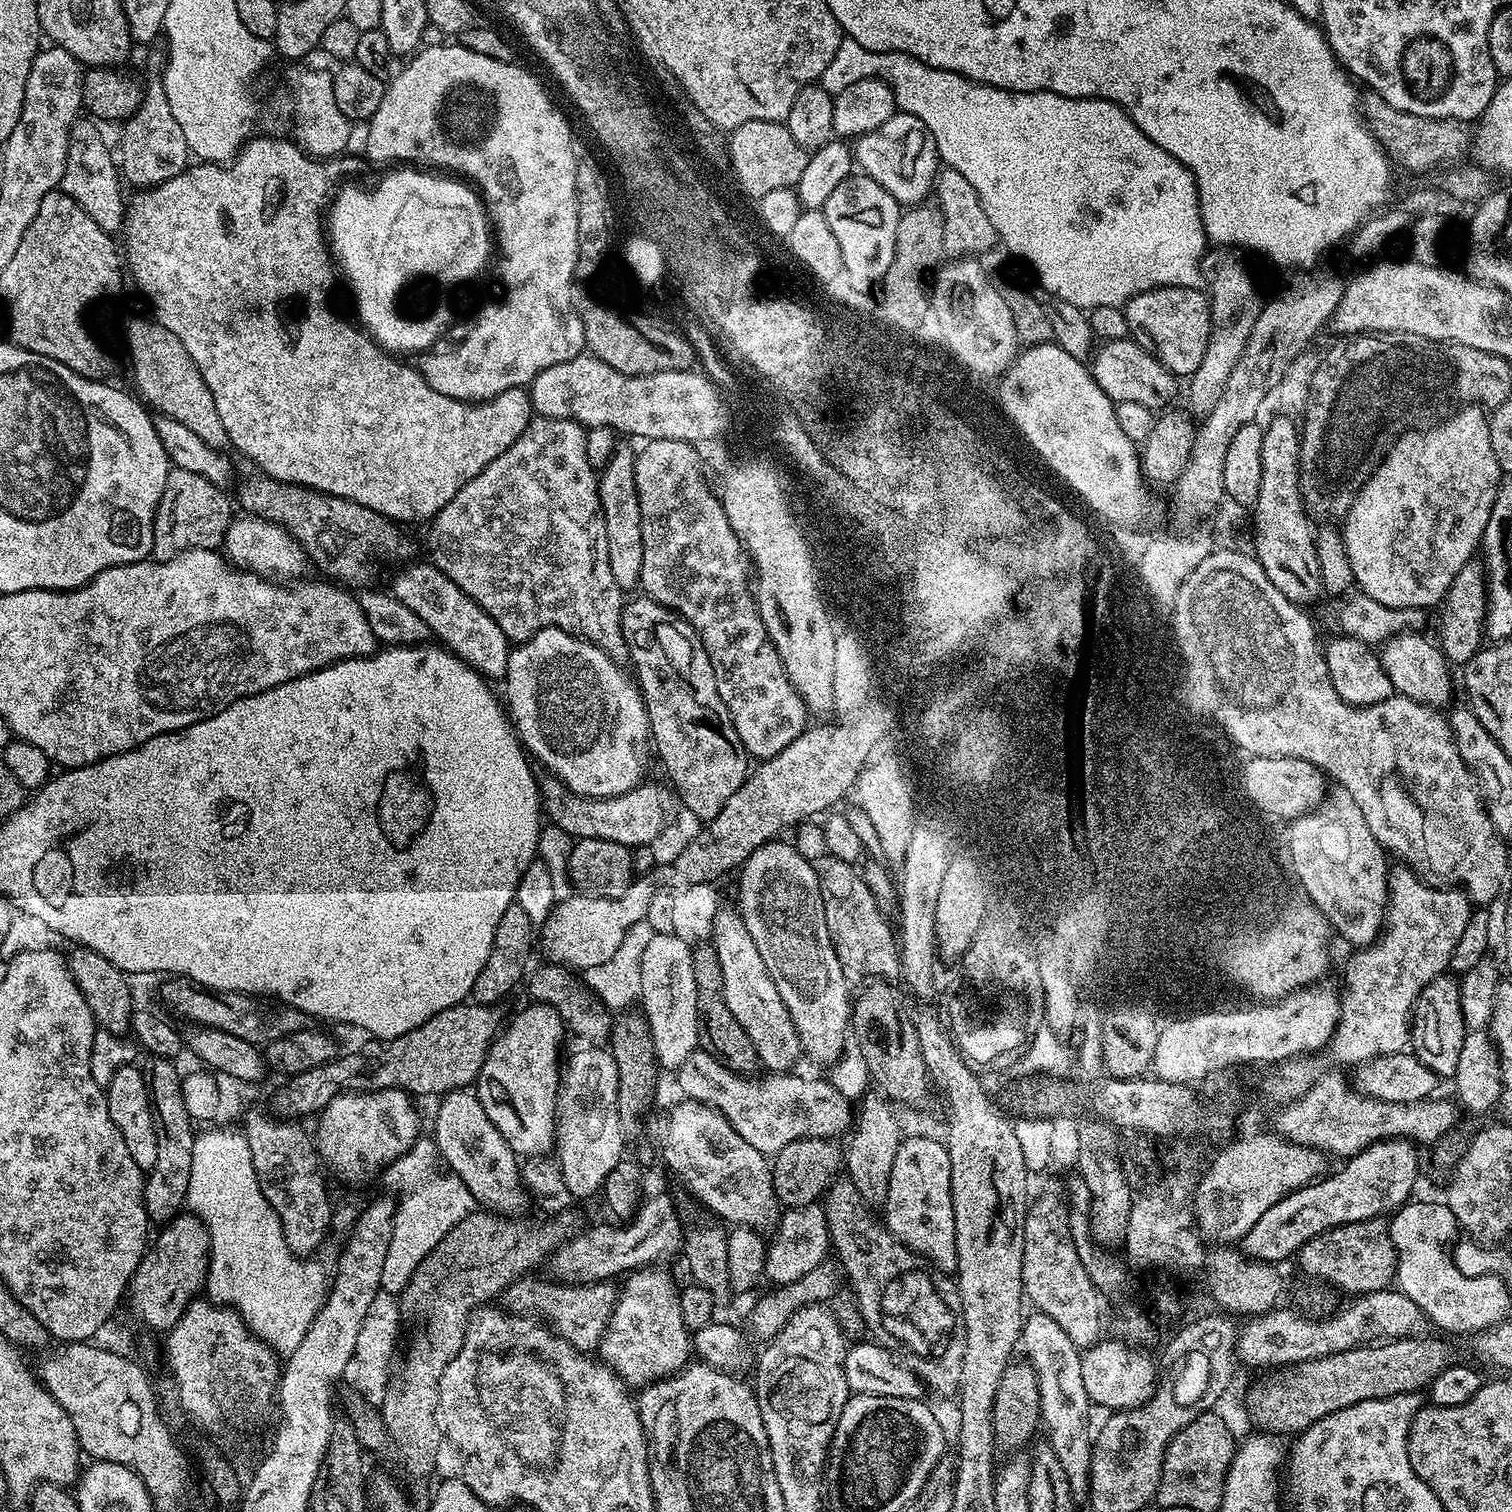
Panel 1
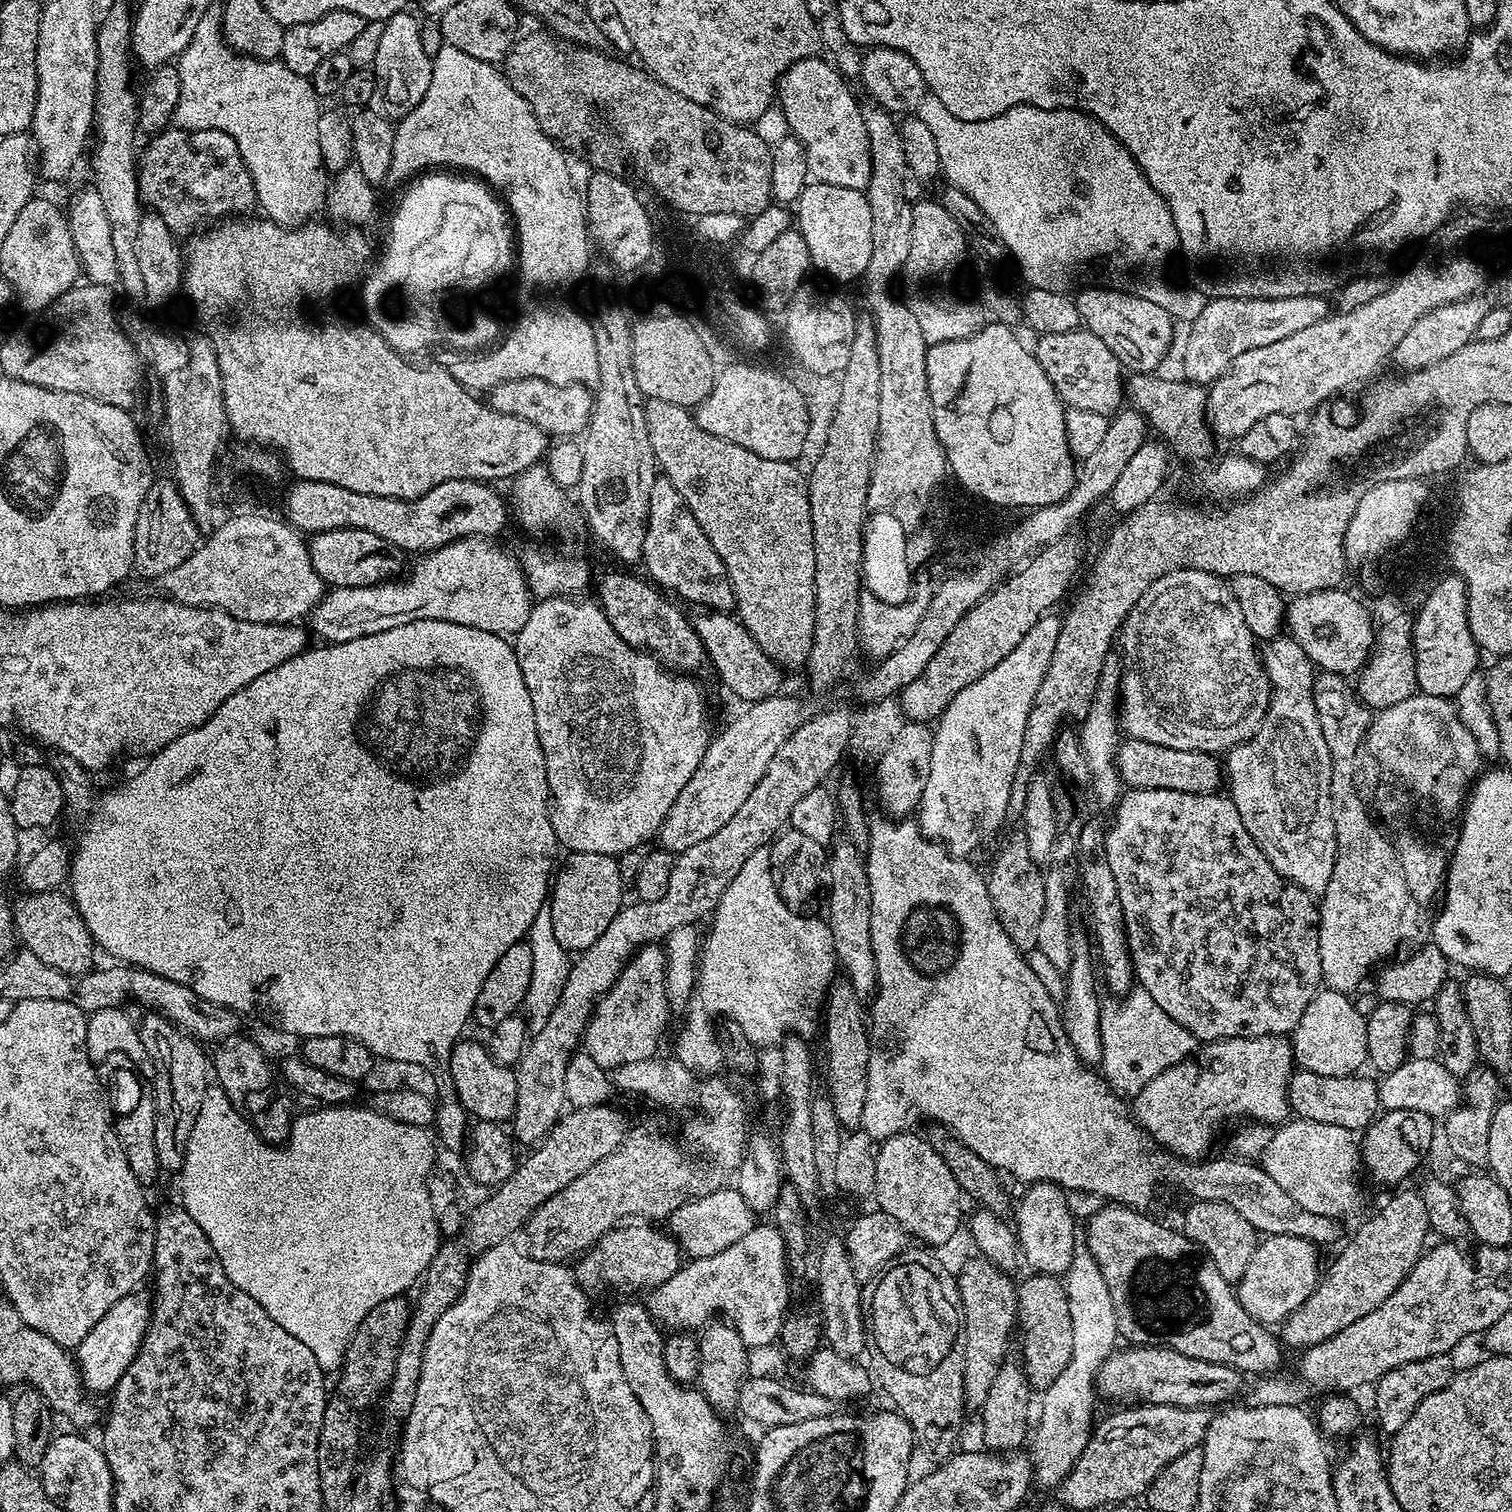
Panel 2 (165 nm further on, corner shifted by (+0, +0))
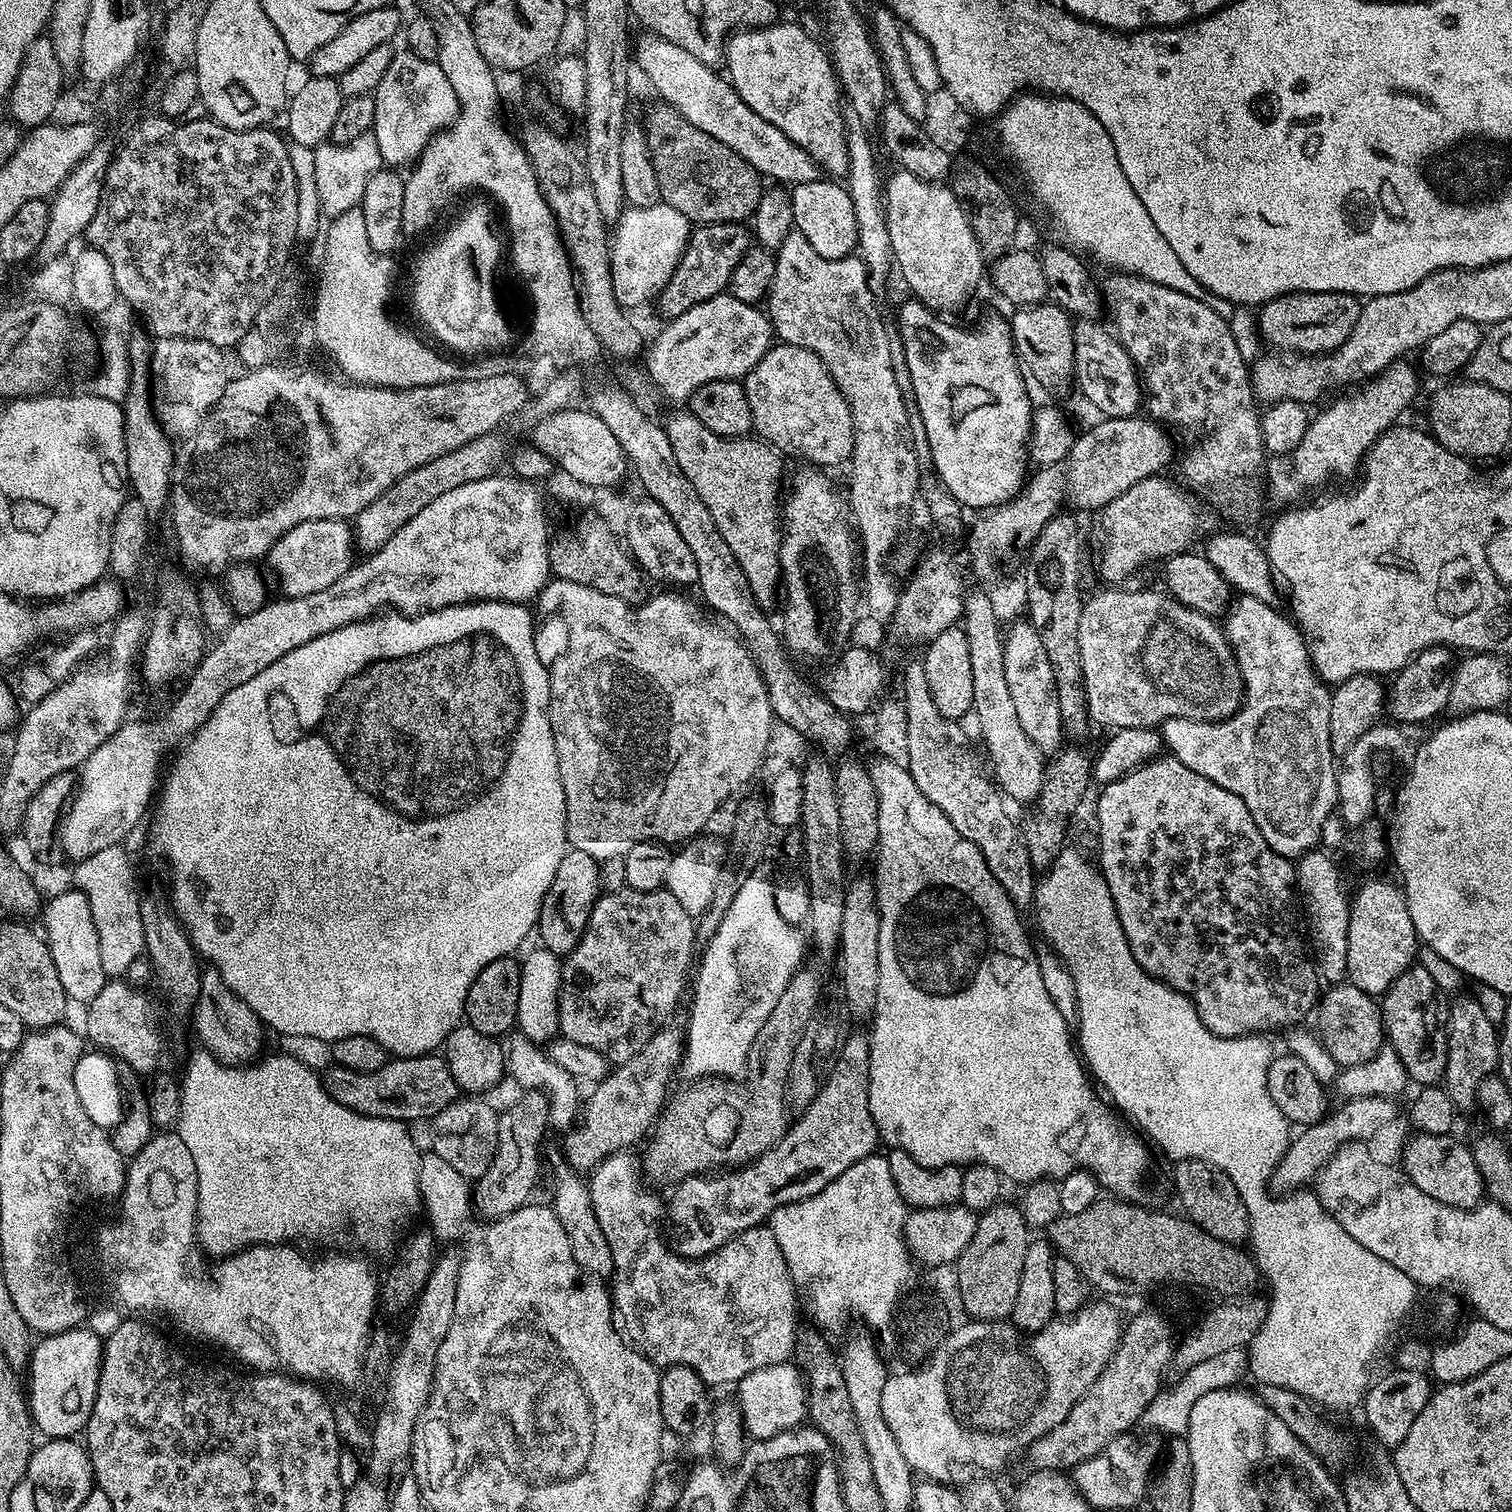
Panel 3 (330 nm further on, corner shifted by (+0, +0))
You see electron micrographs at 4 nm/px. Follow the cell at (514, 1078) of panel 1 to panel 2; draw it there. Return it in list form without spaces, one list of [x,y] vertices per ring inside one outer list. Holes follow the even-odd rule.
[[[467,1038],[457,1040],[450,1054],[450,1075],[469,1117],[477,1121],[511,1121],[512,1111],[516,1109],[516,1073],[511,1067],[496,1064],[483,1043],[475,1044]]]

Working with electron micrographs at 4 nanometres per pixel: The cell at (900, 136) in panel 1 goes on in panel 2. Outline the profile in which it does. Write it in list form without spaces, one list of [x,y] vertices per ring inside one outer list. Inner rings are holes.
[[[819,55],[808,56],[804,60],[794,61],[788,67],[788,71],[780,77],[778,104],[784,107],[784,120],[792,127],[789,129],[799,138],[806,150],[809,177],[822,184],[846,186],[850,190],[864,192],[872,173],[872,140],[868,137],[864,113],[861,105],[856,105],[856,100],[848,89],[849,81],[840,69],[835,63],[820,59]]]

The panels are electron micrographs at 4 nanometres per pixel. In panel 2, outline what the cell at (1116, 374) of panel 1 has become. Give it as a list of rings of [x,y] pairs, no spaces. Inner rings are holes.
[[[1081,326],[1065,332],[1046,332],[1034,344],[1036,360],[1046,370],[1052,385],[1065,405],[1075,411],[1090,410],[1108,416],[1115,413],[1126,400],[1126,372],[1120,369],[1120,360],[1113,349],[1098,338],[1098,334]]]

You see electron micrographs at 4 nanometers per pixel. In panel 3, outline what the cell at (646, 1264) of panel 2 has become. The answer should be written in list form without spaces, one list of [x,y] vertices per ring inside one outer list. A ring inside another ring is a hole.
[[[856,1032],[853,1036],[851,1033],[844,1040],[817,1096],[796,1117],[783,1138],[758,1159],[719,1174],[688,1176],[671,1189],[672,1197],[666,1200],[666,1220],[672,1223],[670,1240],[679,1255],[696,1260],[718,1251],[738,1234],[761,1227],[778,1206],[826,1190],[842,1170],[850,1170],[854,1162],[877,1151],[880,1132],[870,1114],[865,1033]]]

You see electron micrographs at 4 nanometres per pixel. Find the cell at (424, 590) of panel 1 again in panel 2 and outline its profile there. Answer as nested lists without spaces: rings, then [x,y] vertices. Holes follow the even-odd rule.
[[[338,528],[317,532],[307,541],[310,562],[318,570],[318,578],[334,588],[353,588],[379,584],[395,577],[400,568],[402,553],[399,548],[361,528]]]

